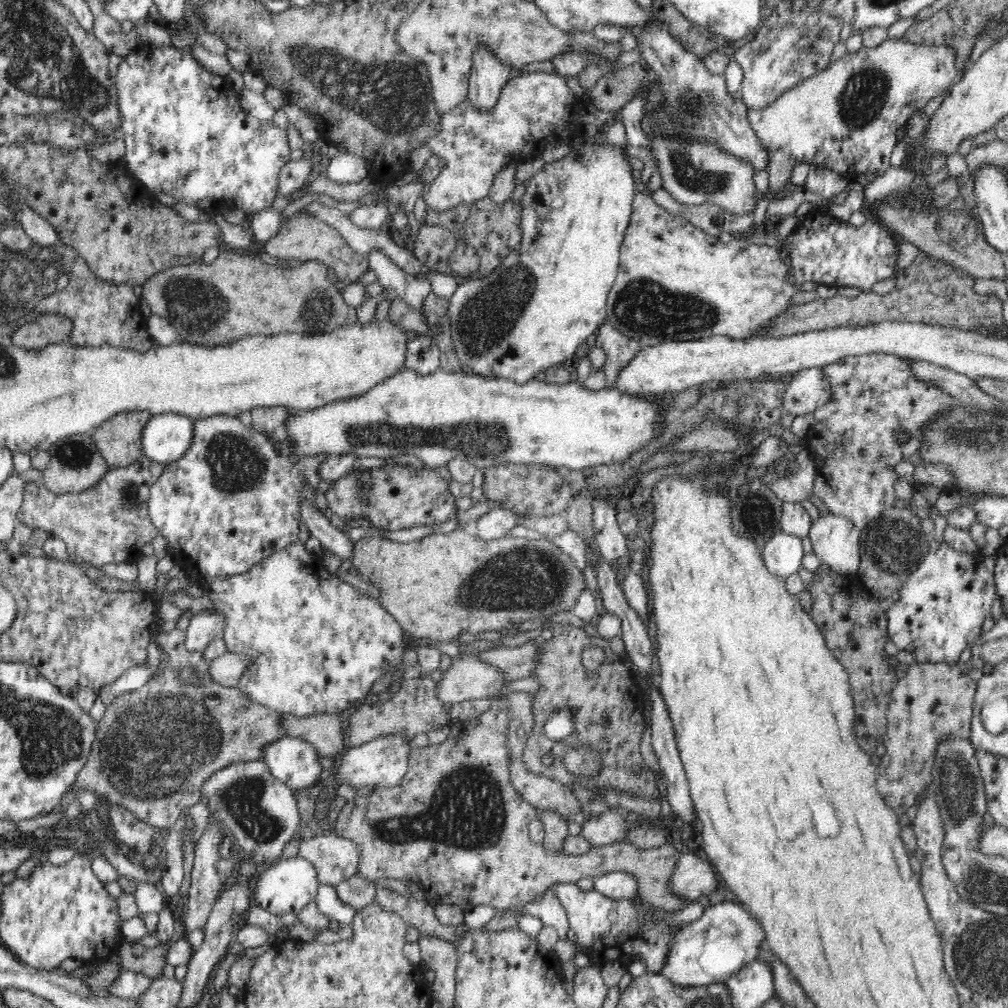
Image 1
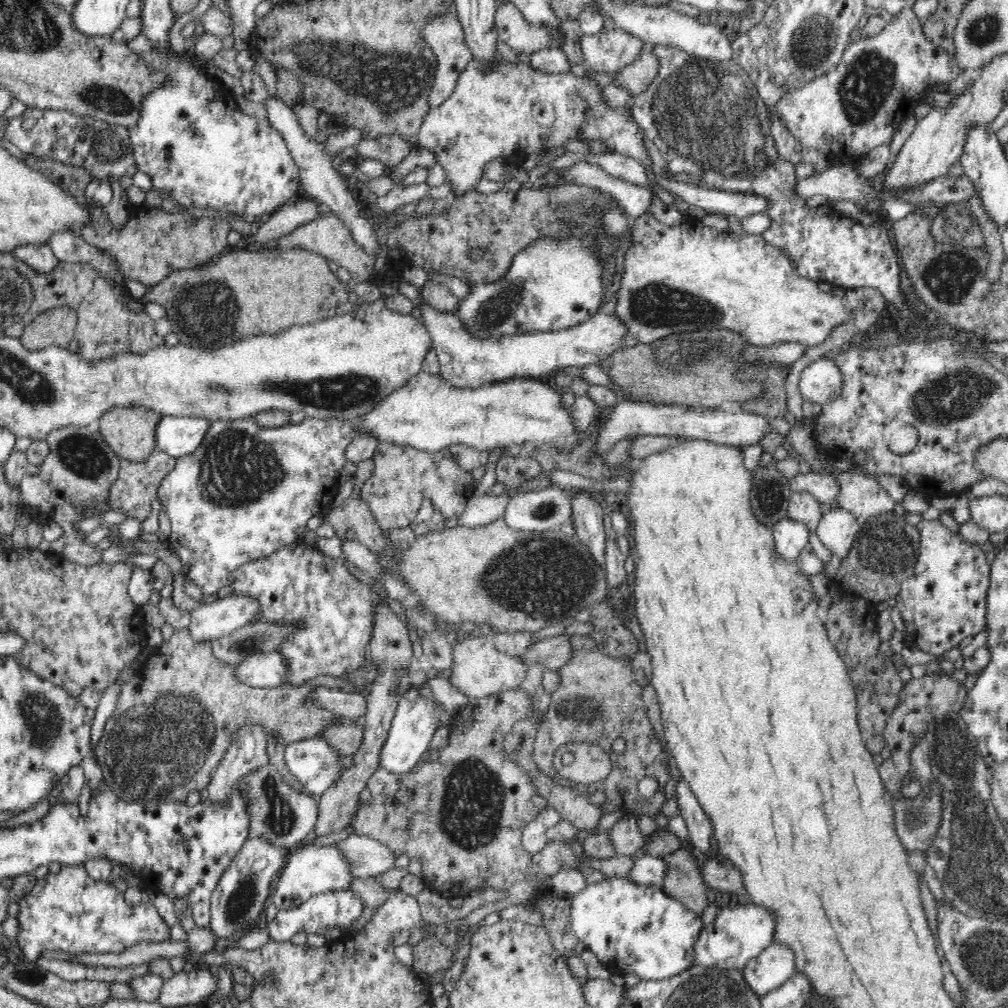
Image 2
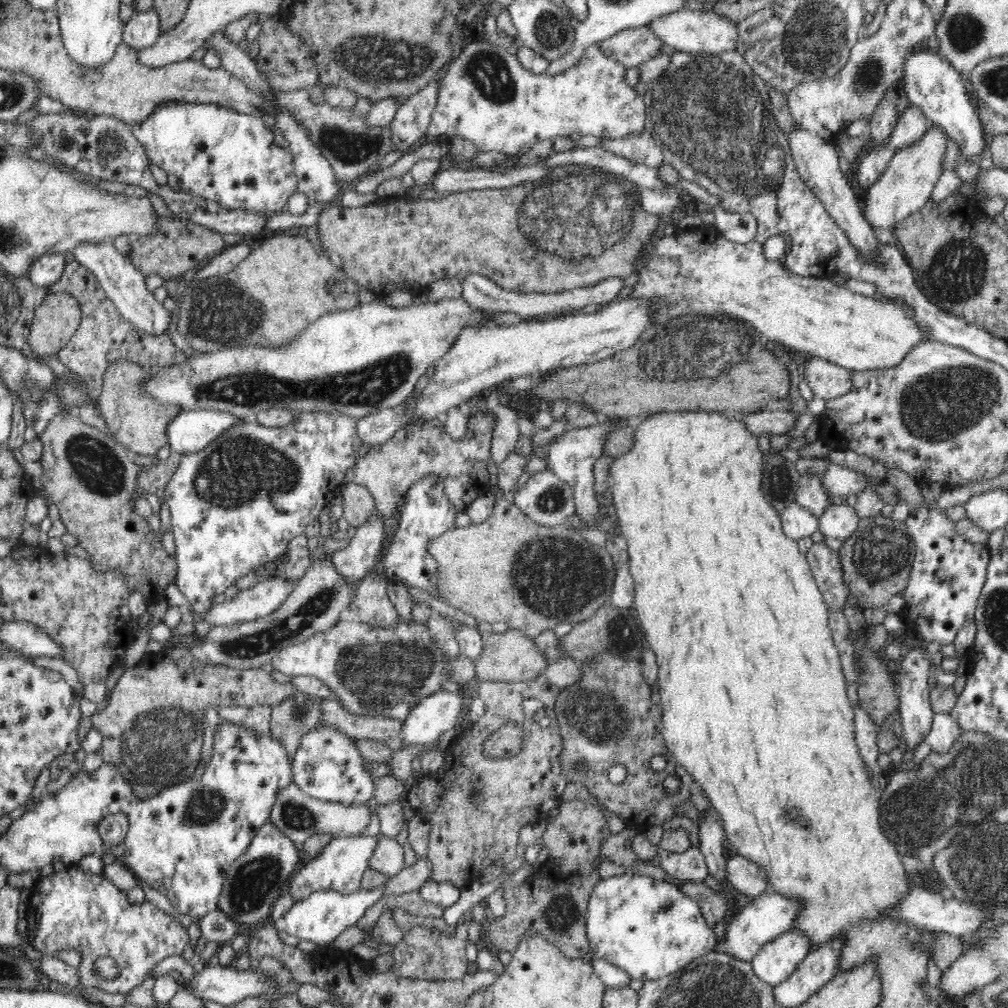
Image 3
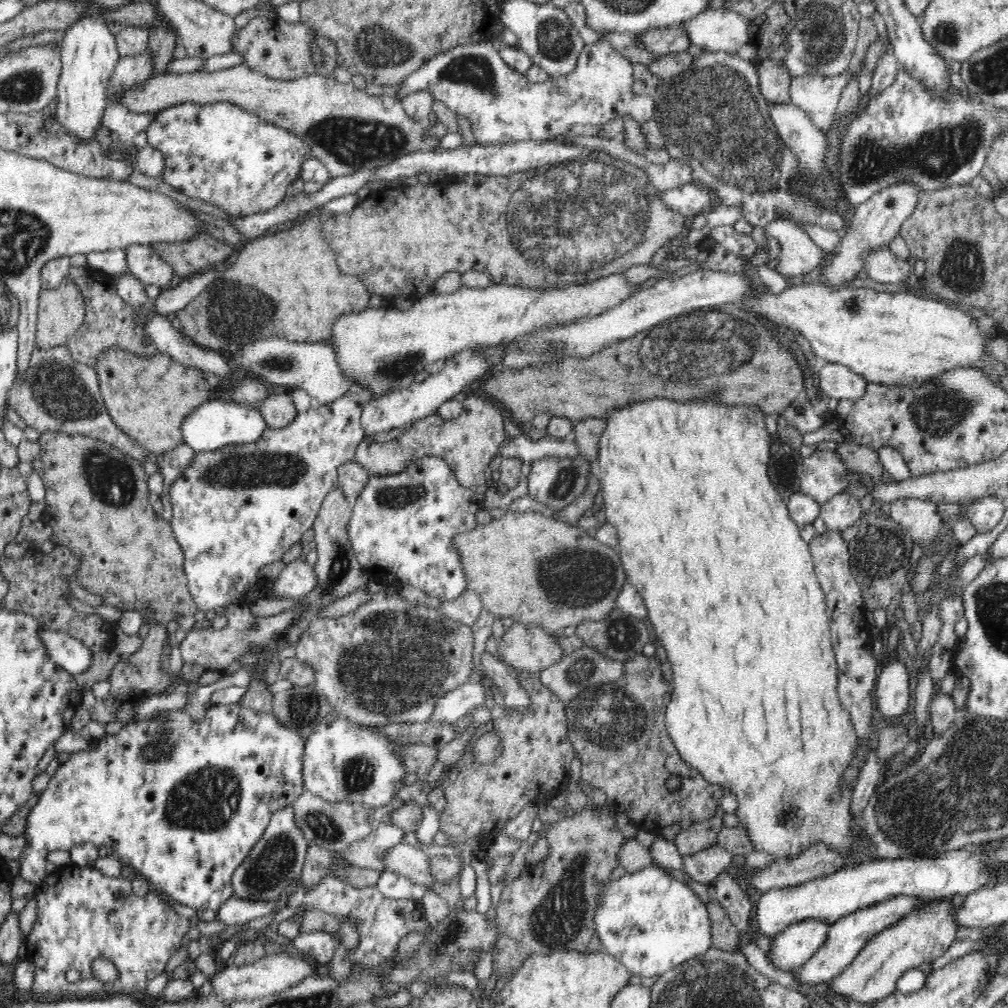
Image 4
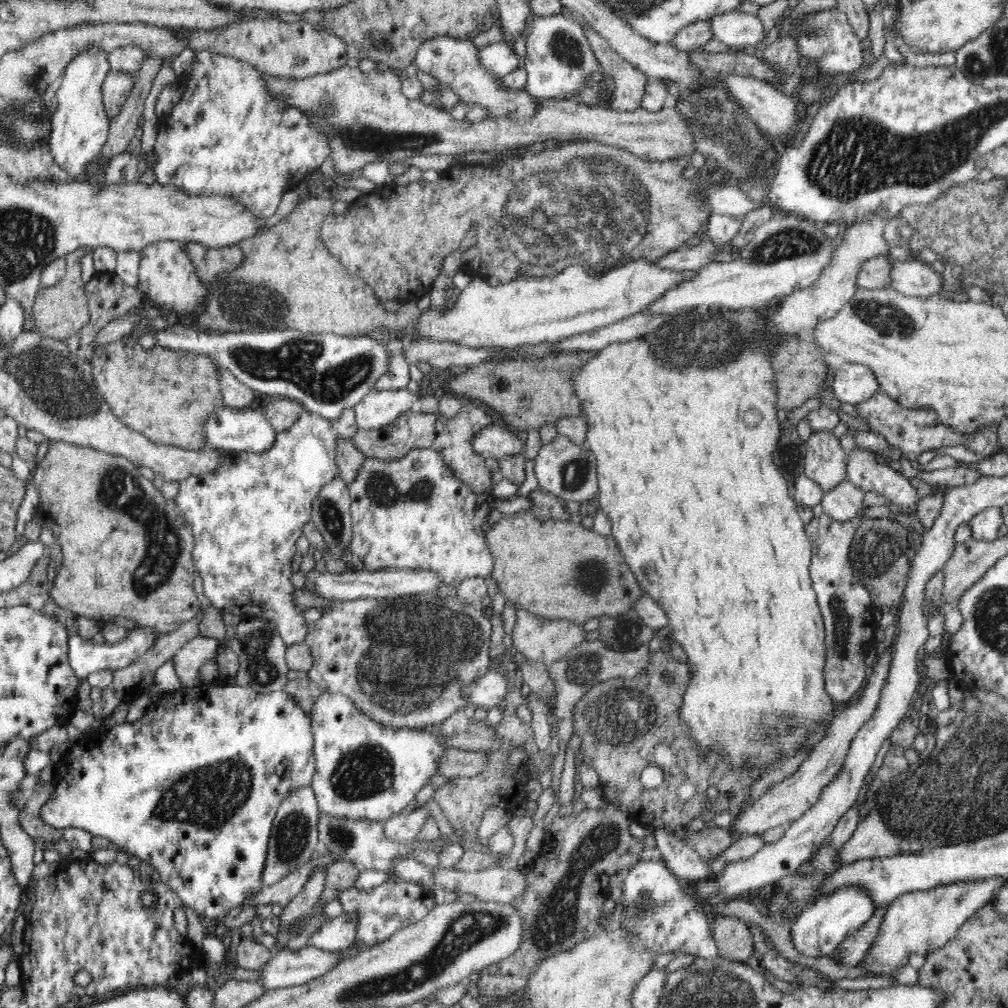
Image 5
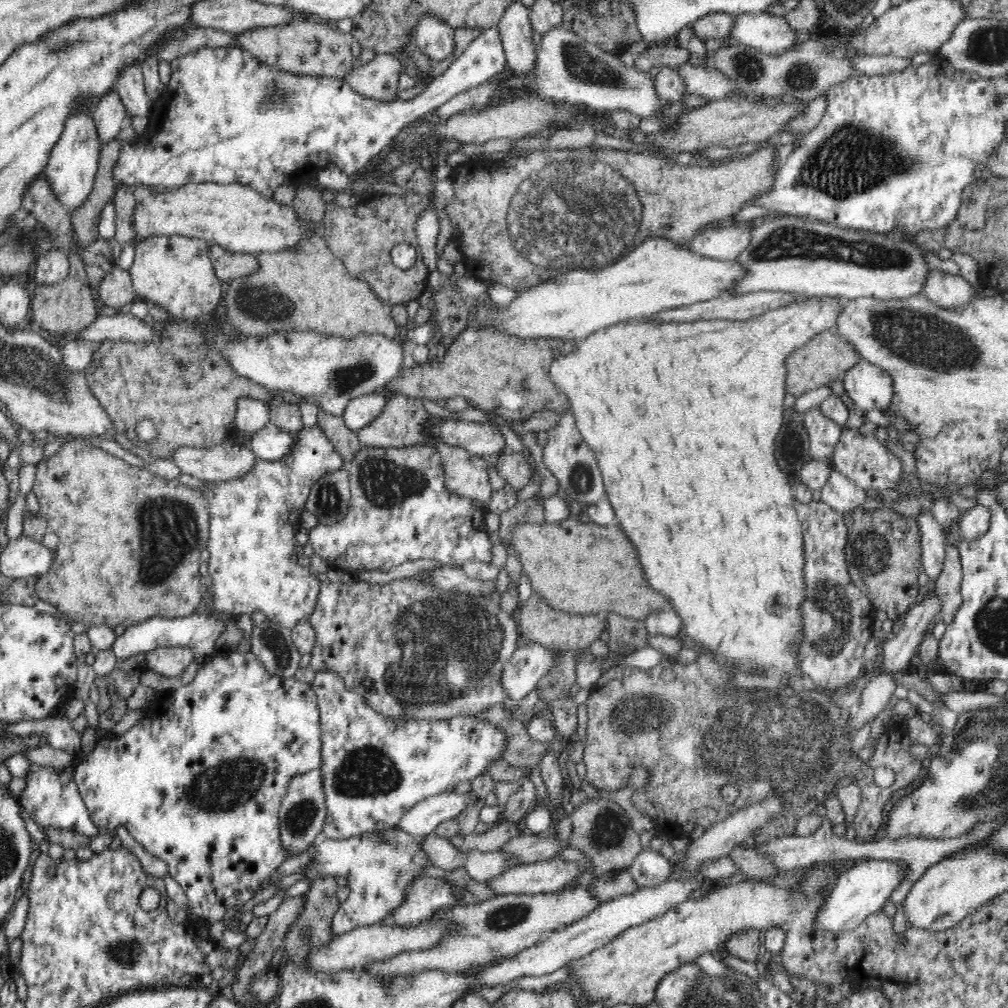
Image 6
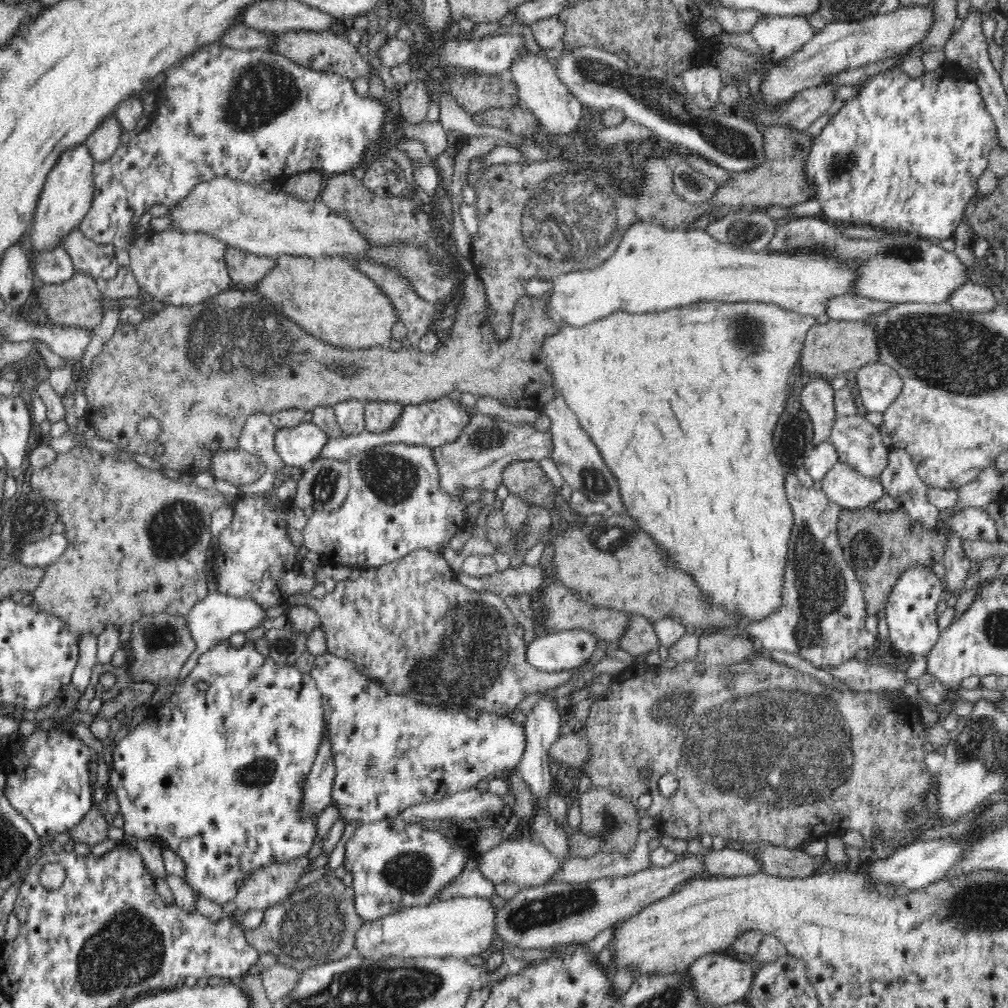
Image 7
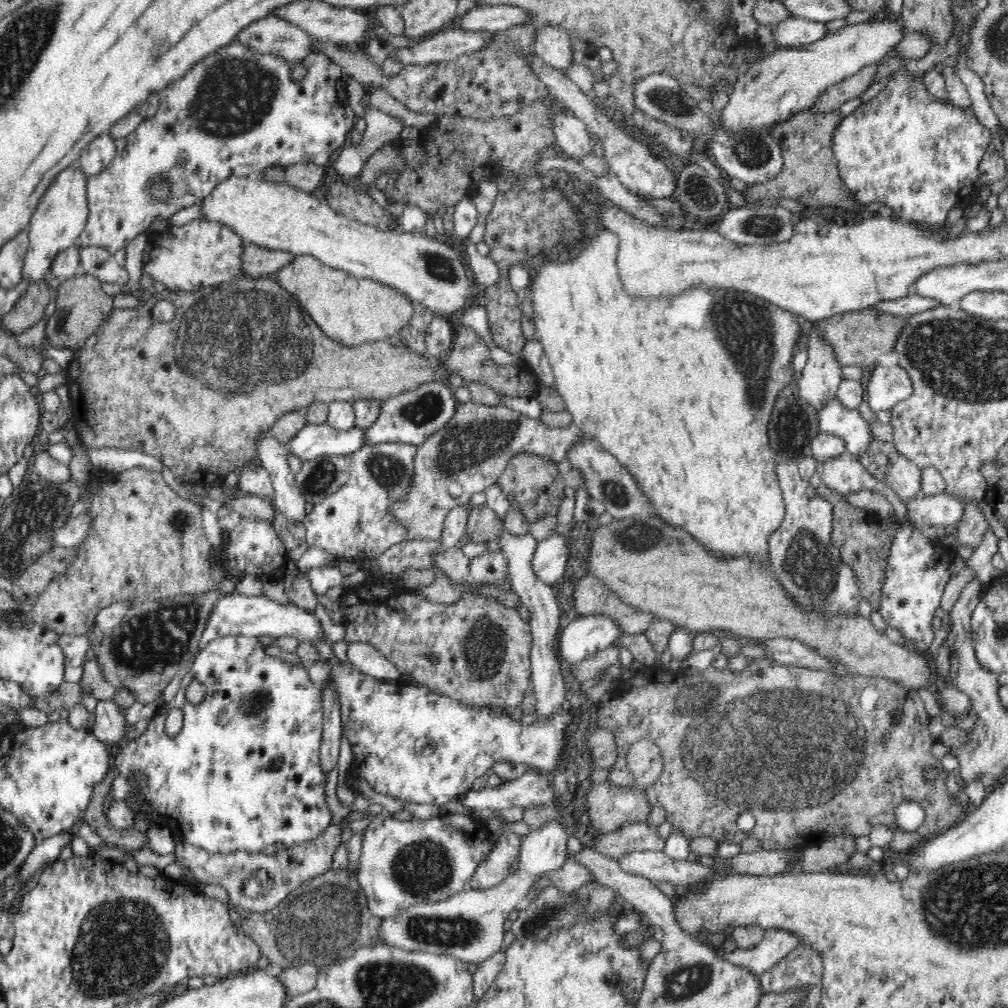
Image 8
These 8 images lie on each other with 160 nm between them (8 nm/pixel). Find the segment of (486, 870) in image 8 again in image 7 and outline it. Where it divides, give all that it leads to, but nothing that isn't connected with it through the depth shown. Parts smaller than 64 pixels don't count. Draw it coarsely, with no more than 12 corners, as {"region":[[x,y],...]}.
{"region":[[478,868],[466,869],[436,900],[494,897],[495,884]]}

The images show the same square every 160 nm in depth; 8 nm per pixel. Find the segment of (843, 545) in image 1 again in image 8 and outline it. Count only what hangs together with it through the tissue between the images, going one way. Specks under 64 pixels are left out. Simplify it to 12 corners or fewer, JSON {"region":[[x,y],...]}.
{"region":[[852,454],[816,461],[822,483],[840,496],[892,494]]}

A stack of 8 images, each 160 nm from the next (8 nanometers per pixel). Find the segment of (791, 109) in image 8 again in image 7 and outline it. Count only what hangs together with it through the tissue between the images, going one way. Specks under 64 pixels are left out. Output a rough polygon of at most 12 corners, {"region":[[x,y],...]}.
{"region":[[933,5],[827,23],[762,82],[792,101],[835,74],[905,54]]}

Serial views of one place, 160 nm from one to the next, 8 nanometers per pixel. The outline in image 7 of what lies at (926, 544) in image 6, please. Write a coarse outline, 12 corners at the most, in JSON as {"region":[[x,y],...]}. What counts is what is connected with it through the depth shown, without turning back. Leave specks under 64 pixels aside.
{"region":[[889,448],[879,480],[912,520],[936,531],[929,501],[910,454]]}

